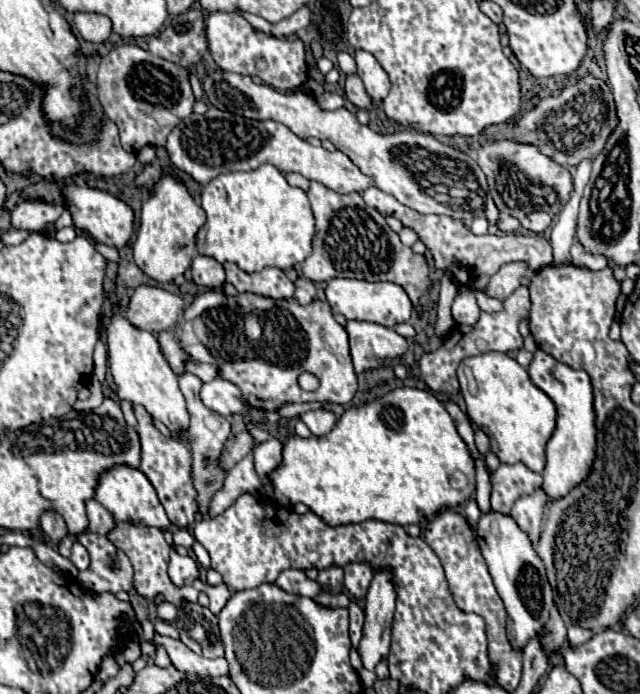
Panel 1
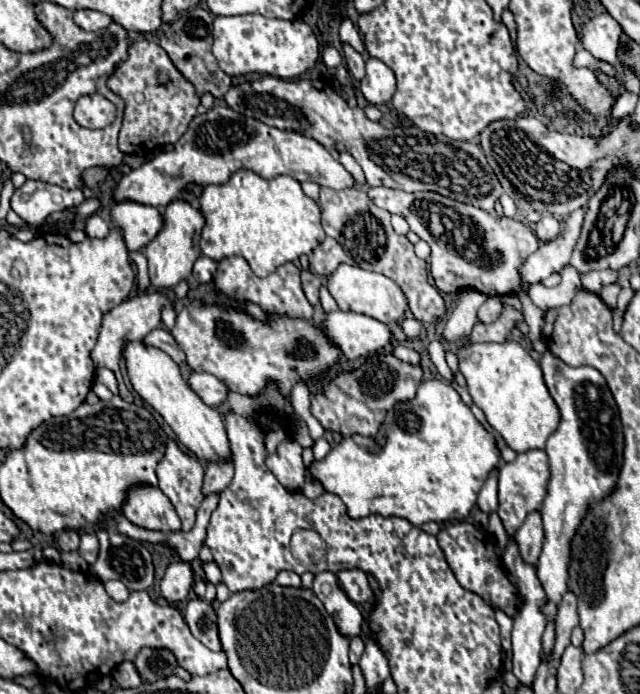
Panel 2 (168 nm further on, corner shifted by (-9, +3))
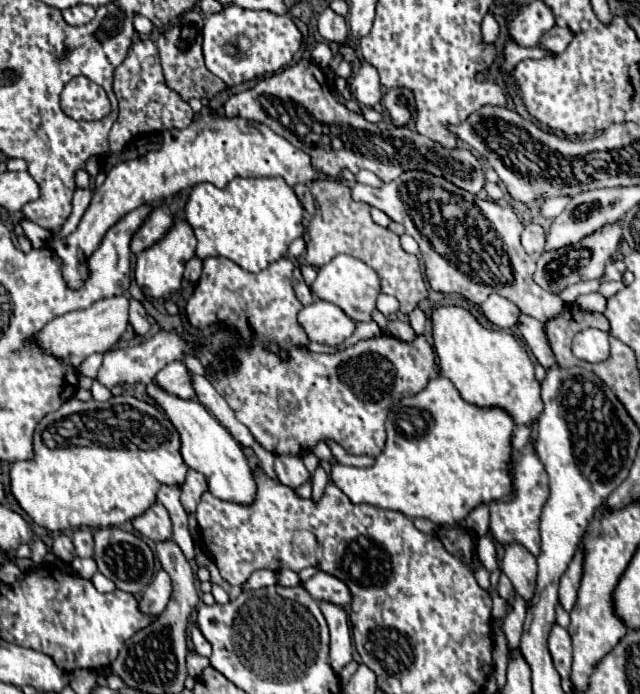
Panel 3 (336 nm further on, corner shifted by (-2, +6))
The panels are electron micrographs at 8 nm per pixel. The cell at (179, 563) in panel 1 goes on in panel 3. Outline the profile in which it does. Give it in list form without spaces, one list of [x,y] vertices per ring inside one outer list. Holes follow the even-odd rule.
[[[160,570],[156,574],[156,578],[148,584],[142,598],[138,600],[140,610],[144,614],[150,614],[150,616],[160,614],[166,608],[166,604],[170,600],[170,594],[172,594],[172,580],[164,570]]]

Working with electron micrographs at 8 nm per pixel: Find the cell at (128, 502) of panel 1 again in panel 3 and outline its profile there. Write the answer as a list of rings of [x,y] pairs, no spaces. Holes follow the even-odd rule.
[[[156,502],[144,514],[134,518],[132,524],[142,536],[146,536],[146,538],[150,538],[154,542],[172,538],[172,522],[170,522],[168,510],[160,502]]]

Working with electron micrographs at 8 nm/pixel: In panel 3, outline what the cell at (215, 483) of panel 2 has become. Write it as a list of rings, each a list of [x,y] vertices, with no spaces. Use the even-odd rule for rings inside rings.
[[[188,470],[186,482],[180,488],[180,502],[184,504],[186,514],[196,512],[196,504],[198,504],[204,490],[206,490],[206,478],[196,470]]]

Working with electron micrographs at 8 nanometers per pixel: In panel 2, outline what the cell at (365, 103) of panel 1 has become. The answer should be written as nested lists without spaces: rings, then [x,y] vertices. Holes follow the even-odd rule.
[[[343,45],[343,51],[345,51],[345,61],[347,61],[347,67],[349,67],[349,73],[359,83],[365,75],[365,59],[349,45]]]

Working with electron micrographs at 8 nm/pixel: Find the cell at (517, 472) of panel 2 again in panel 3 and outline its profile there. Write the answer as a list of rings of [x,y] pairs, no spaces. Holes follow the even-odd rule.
[[[526,444],[524,450],[516,452],[514,458],[514,500],[510,502],[492,502],[490,508],[490,532],[492,538],[502,544],[522,544],[532,556],[540,554],[540,512],[548,498],[548,474],[544,472],[544,466],[540,458],[532,452],[532,446]]]

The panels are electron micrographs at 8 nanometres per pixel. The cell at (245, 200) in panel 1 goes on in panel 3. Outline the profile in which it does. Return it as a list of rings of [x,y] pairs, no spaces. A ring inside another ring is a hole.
[[[234,178],[226,188],[196,184],[184,212],[198,240],[196,256],[200,260],[224,256],[248,272],[260,272],[286,256],[290,242],[304,234],[304,208],[282,178]]]

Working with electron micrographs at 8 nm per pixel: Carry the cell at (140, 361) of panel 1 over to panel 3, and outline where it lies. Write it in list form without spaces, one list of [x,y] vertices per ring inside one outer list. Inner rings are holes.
[[[156,384],[148,386],[148,394],[158,402],[158,406],[166,412],[170,422],[180,432],[182,458],[188,468],[200,472],[206,478],[208,492],[220,500],[228,500],[244,506],[252,504],[256,500],[256,480],[242,448],[230,436],[230,432],[198,400],[182,400],[178,396],[164,392]]]

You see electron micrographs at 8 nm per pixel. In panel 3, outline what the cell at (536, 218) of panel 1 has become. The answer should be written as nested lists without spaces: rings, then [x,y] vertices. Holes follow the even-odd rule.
[[[530,222],[524,226],[524,232],[522,232],[522,246],[524,250],[534,256],[534,254],[540,254],[544,252],[544,244],[546,244],[546,234],[544,234],[544,228],[536,222]]]

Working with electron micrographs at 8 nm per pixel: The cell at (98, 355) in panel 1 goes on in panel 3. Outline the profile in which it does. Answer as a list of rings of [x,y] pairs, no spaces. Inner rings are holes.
[[[130,394],[110,398],[108,402],[66,400],[60,410],[40,420],[34,432],[34,452],[34,460],[12,464],[12,494],[36,524],[60,532],[80,526],[122,526],[156,502],[160,486],[182,486],[188,472],[188,466],[180,456],[180,434],[174,434],[168,416],[158,406]]]

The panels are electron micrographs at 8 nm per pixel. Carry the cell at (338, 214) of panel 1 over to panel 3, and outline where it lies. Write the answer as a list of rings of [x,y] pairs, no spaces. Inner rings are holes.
[[[334,178],[312,182],[312,194],[316,200],[316,216],[310,220],[308,242],[306,242],[306,262],[314,268],[328,264],[338,254],[354,256],[366,262],[380,276],[380,292],[398,298],[400,312],[410,314],[414,306],[420,304],[428,296],[428,288],[424,284],[424,276],[418,264],[418,258],[404,252],[400,246],[400,238],[388,228],[372,222],[370,206],[364,202],[356,202],[350,196],[350,188]]]

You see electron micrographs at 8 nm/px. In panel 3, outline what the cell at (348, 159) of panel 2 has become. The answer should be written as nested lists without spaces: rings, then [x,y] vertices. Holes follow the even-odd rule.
[[[360,170],[356,174],[356,180],[362,182],[362,184],[368,184],[368,186],[374,186],[374,188],[380,188],[384,182],[374,174],[374,172],[368,172],[368,170]]]

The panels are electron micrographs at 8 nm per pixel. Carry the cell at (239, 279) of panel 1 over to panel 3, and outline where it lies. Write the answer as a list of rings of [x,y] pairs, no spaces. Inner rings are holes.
[[[222,256],[204,260],[198,286],[186,304],[188,322],[194,328],[208,328],[216,322],[222,322],[234,328],[240,340],[240,346],[230,346],[224,350],[226,360],[206,368],[206,376],[234,410],[236,418],[252,432],[254,440],[272,454],[302,456],[318,442],[332,440],[348,454],[366,454],[376,458],[386,444],[384,422],[392,404],[396,404],[406,392],[418,394],[428,386],[428,380],[438,378],[434,348],[424,334],[416,336],[412,342],[402,342],[394,336],[382,334],[370,340],[360,340],[358,344],[336,354],[316,354],[302,350],[308,344],[308,336],[296,320],[302,304],[296,300],[292,290],[292,270],[294,264],[288,258],[280,258],[258,274],[242,270],[236,262]],[[248,328],[254,334],[248,334]],[[280,352],[286,352],[288,358],[282,358]]]

